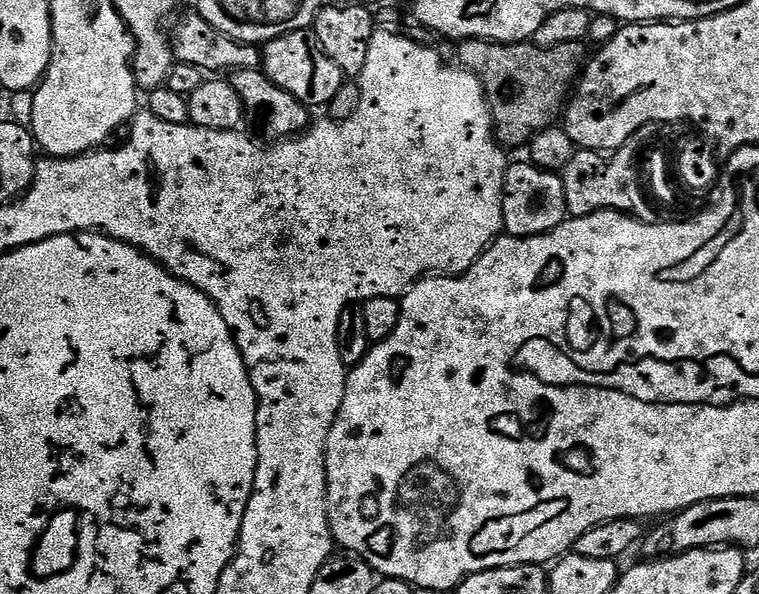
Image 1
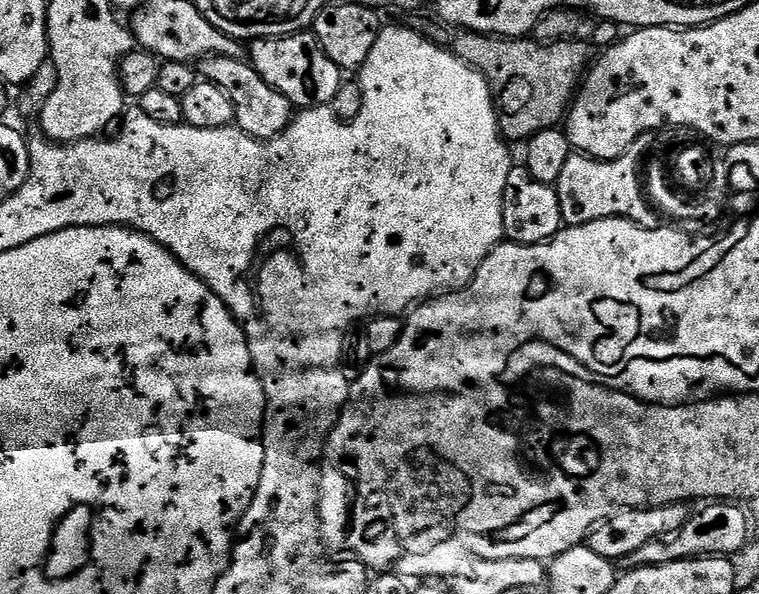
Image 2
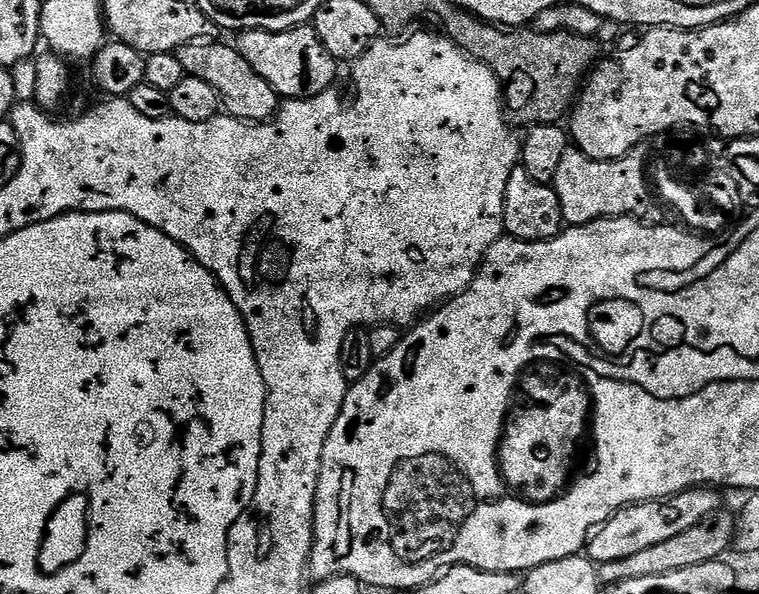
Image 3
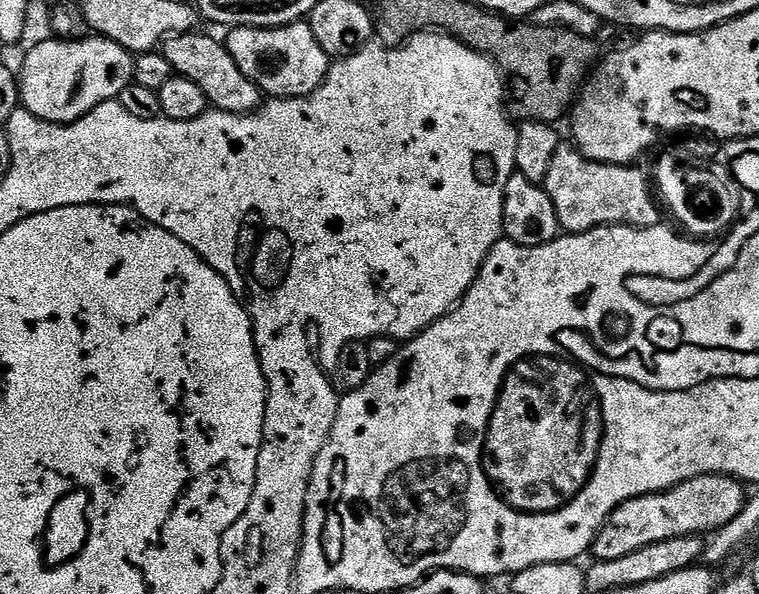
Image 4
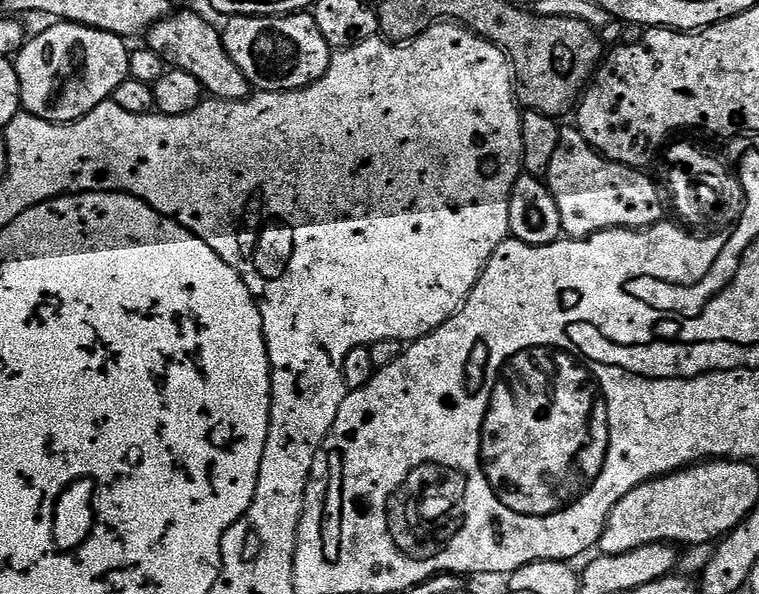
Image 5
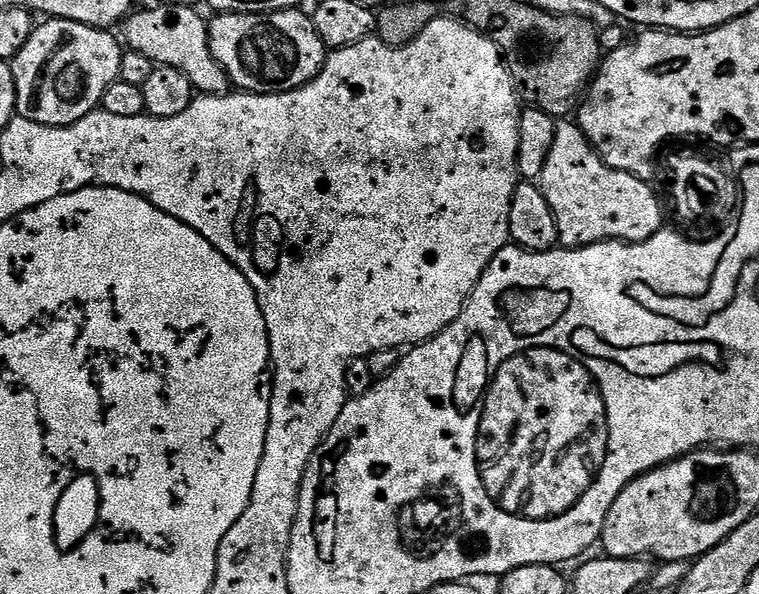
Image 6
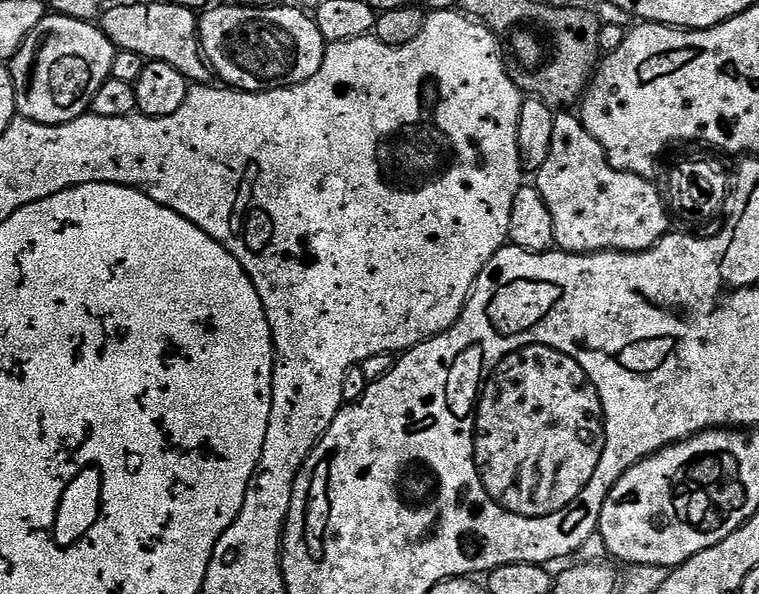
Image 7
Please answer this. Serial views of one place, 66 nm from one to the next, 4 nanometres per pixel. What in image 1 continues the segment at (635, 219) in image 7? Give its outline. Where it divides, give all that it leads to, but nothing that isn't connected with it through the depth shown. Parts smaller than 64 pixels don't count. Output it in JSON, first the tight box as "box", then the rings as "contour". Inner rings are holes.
{"box":[564,142,657,226],"contour":[[[629,142],[615,152],[601,154],[577,150],[564,167],[564,189],[568,216],[589,216],[595,212],[623,212],[640,220],[646,226],[657,223],[656,212],[648,205],[644,192],[640,189],[640,176],[636,173],[636,155],[642,148],[636,142]]]}

